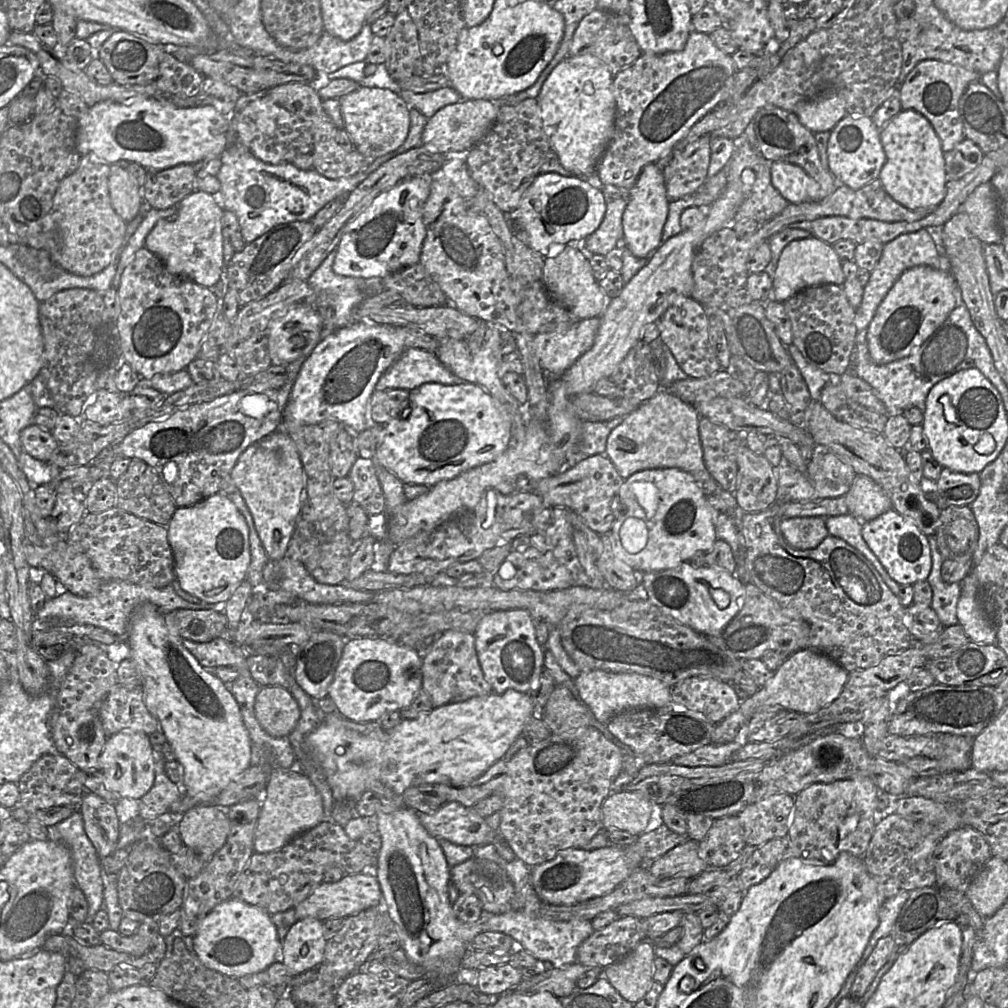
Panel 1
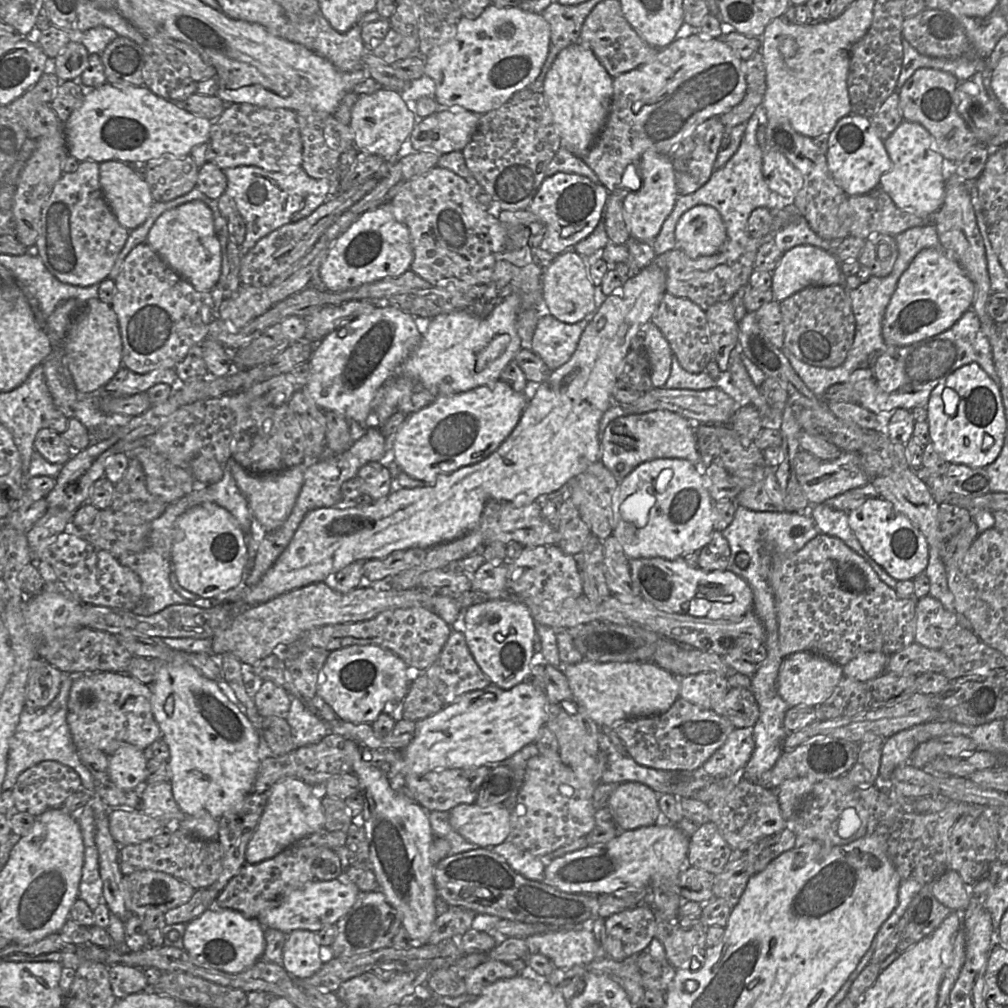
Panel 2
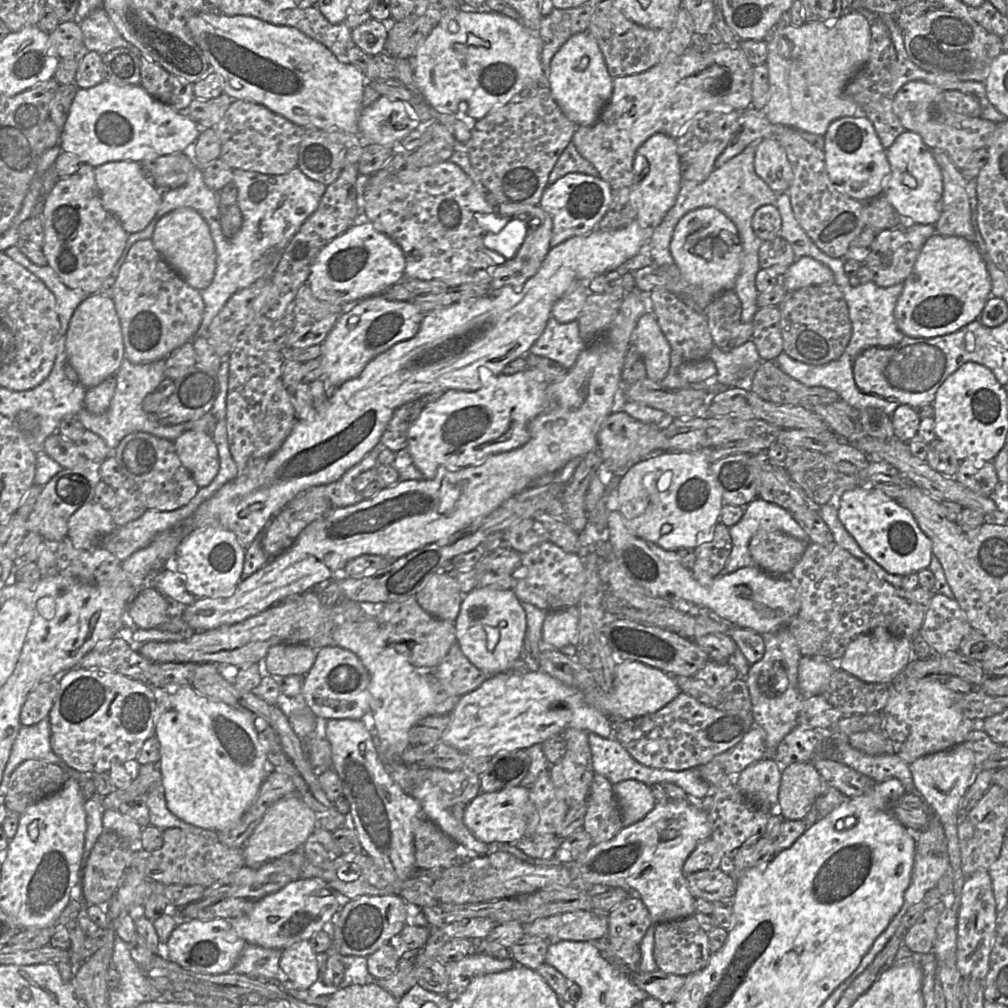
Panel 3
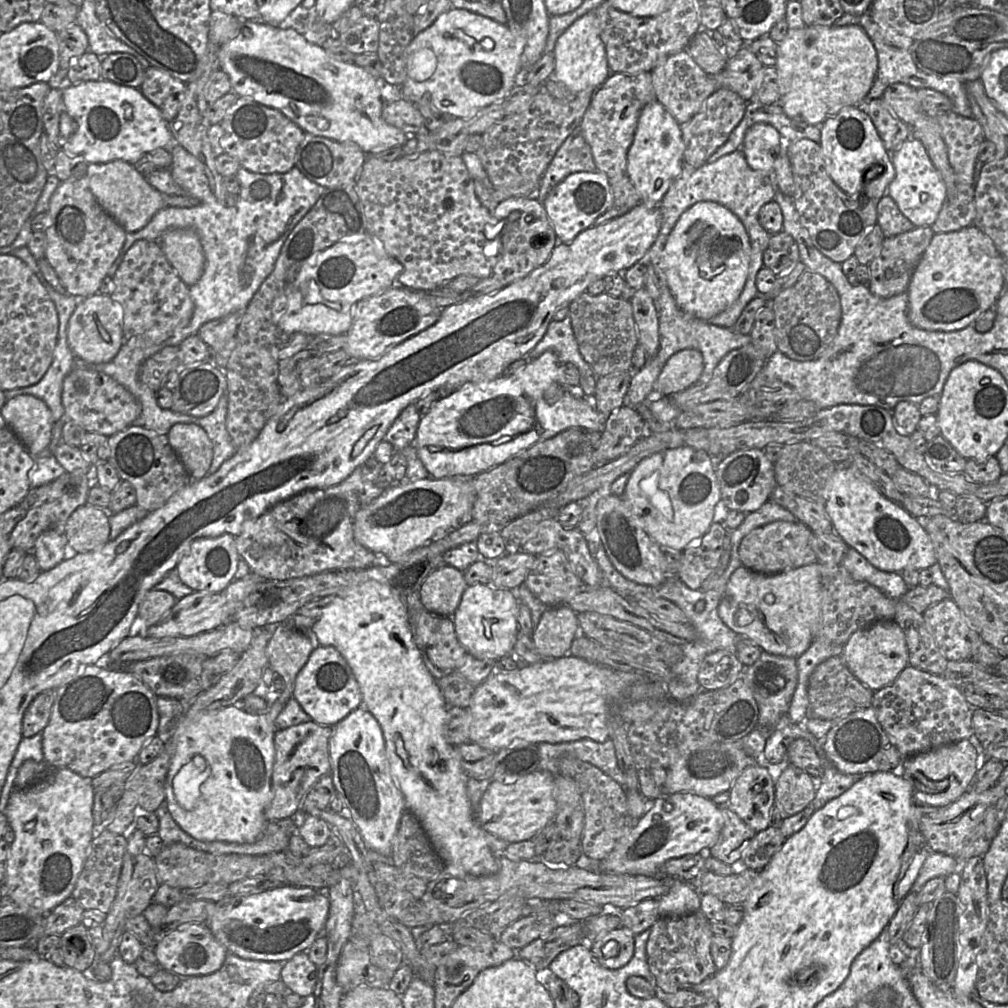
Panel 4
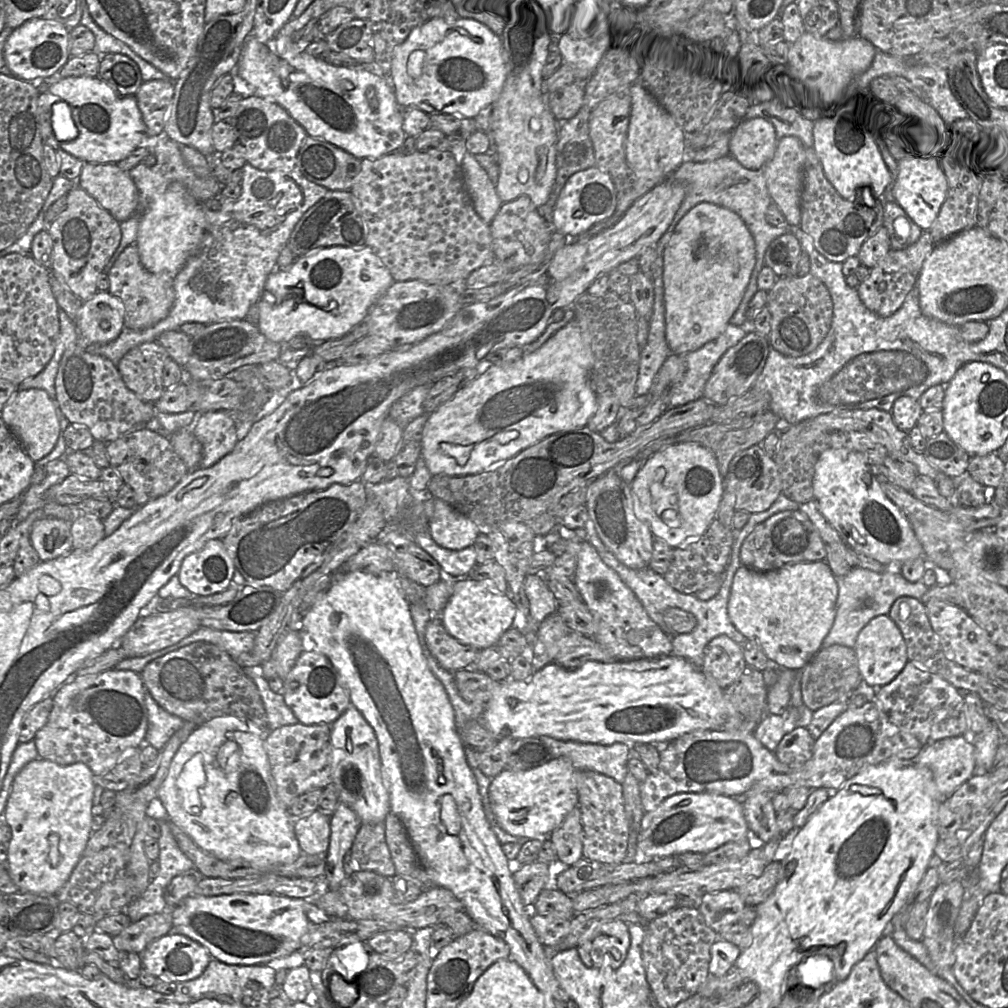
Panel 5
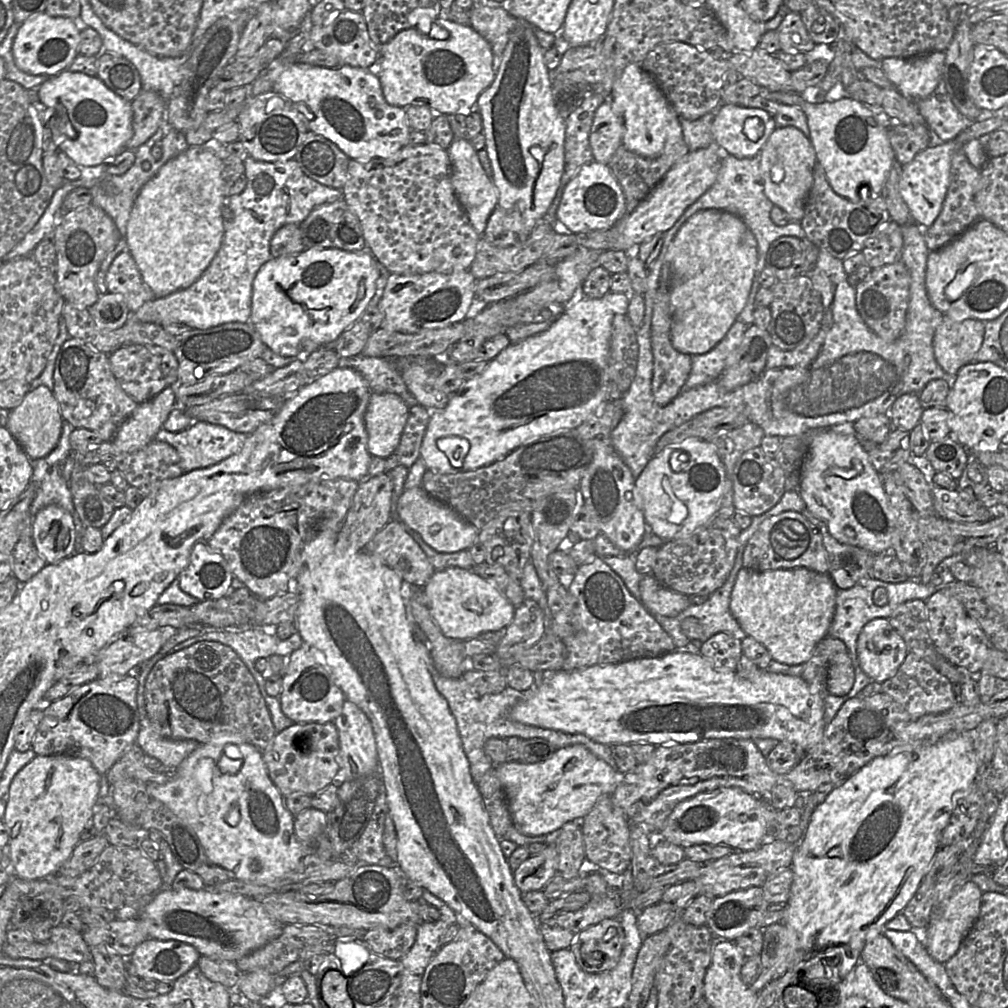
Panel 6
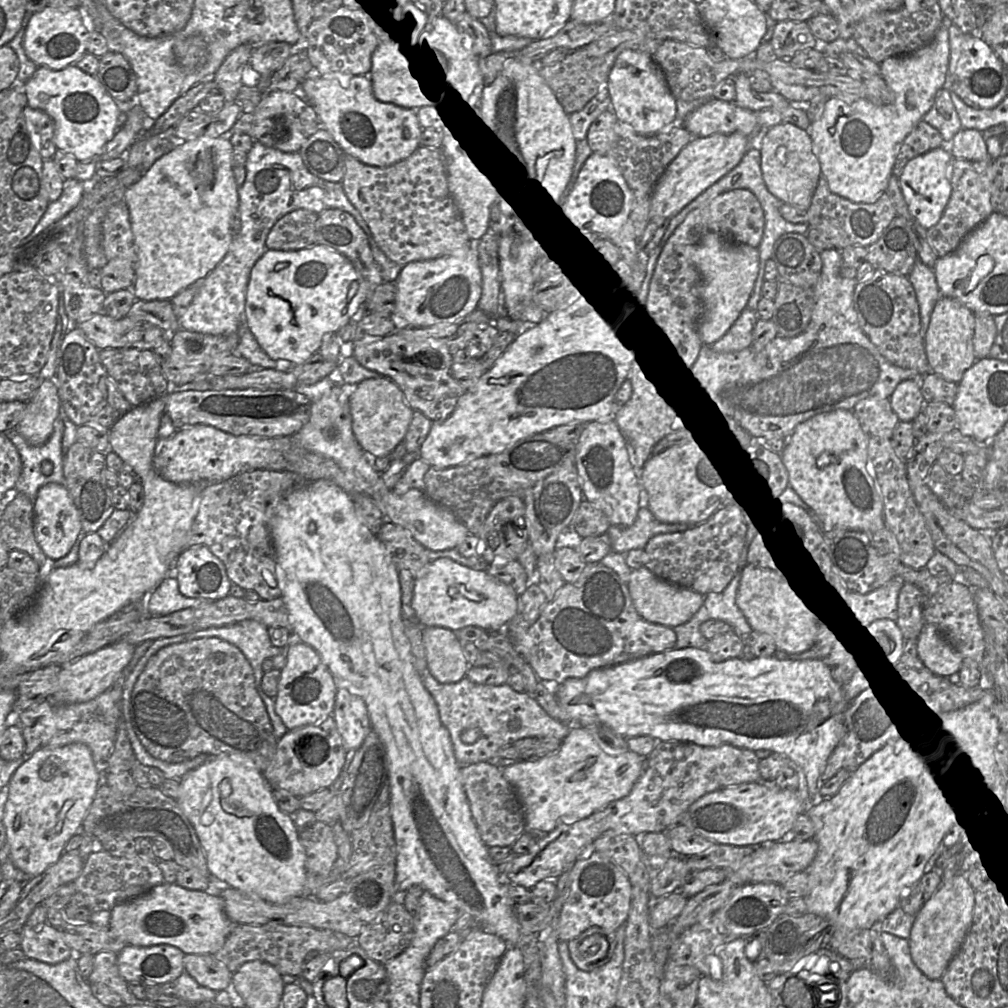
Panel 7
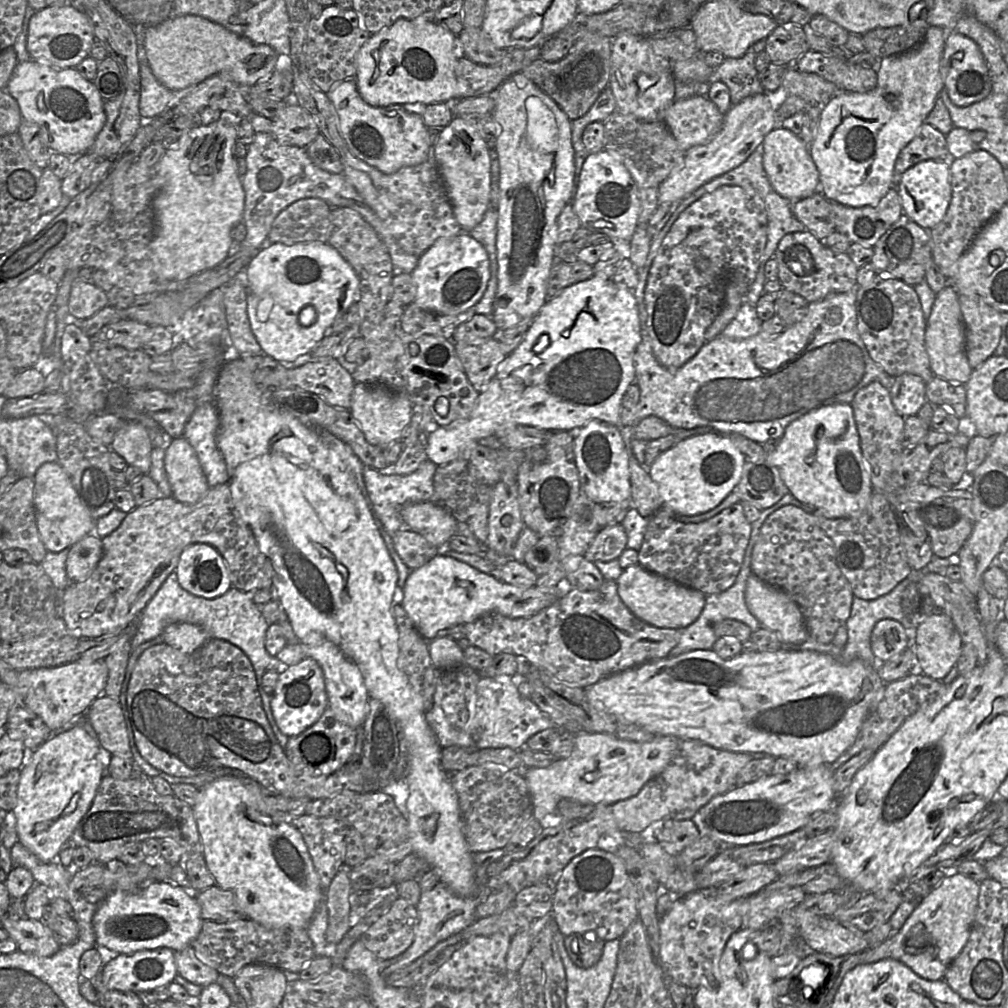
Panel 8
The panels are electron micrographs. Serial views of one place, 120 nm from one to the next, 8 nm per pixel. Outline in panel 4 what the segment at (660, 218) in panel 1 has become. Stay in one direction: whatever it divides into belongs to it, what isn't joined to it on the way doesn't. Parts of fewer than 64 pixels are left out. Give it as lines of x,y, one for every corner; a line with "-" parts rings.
658,101
647,104
639,115
627,154
627,175
640,195
641,203
659,206
671,184
682,172
684,150
681,125

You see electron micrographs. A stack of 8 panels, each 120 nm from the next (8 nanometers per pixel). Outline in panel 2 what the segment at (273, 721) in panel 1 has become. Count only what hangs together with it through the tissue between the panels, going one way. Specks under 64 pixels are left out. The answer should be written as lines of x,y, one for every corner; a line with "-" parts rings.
265,681
254,697
258,714
264,718
278,716
286,718
291,707
291,697
271,681

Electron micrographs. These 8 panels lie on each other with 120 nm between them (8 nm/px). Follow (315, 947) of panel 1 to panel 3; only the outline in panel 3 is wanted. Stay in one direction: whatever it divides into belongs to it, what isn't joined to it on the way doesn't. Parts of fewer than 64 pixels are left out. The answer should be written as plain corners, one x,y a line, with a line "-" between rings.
302,940
282,951
281,976
297,988
310,989
321,979
324,959
325,954
317,954
310,940

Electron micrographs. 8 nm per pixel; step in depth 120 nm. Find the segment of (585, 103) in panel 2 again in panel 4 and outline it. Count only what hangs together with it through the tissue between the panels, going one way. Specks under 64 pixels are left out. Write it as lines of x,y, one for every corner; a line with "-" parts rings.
595,11
581,16
558,38
553,56
555,59
553,77
573,94
587,88
599,88
607,80
611,71

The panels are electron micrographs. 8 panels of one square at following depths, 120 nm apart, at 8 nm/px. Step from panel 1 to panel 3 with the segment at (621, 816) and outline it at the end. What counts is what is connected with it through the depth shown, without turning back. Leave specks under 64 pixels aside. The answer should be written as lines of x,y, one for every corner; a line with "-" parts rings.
629,779
614,785
624,827
642,820
656,805
650,786

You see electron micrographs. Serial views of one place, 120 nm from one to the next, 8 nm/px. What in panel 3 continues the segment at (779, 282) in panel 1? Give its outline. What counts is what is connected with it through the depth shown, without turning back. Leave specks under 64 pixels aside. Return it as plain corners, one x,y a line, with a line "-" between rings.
801,257
780,278
786,292
812,285
833,285
834,274
829,267
810,257

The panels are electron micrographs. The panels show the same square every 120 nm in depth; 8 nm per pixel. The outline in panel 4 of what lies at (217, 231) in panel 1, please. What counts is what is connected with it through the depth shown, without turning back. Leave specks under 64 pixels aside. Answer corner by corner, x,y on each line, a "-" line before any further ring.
168,230
160,237
159,245
170,265
187,286
194,285
200,279
205,266
205,256
200,239
193,230

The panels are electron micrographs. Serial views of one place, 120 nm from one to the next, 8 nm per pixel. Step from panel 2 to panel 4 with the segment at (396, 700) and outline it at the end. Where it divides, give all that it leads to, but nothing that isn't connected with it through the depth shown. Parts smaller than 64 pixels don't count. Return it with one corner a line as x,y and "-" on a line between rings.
332,646
314,649
296,676
293,698
311,721
323,726
335,726
361,704
357,681
343,656

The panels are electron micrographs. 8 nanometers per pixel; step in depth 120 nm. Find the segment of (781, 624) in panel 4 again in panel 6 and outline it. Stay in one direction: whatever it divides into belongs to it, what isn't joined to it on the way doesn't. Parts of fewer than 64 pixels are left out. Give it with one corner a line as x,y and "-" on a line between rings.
743,566
731,593
730,611
743,631
763,644
774,660
799,665
811,658
817,644
828,635
835,613
837,590
829,574
805,567
754,571

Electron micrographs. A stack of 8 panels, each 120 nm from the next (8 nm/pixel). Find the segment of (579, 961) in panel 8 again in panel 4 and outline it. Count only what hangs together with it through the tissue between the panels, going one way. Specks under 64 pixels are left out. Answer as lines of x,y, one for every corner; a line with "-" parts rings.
618,927
598,935
591,943
590,951
607,969
619,969
629,963
634,954
635,935
625,927

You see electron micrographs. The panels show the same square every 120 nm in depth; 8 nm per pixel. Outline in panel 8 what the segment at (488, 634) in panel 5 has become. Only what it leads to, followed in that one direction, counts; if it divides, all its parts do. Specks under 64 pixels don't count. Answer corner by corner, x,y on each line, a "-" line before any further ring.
437,553
423,566
410,572
402,589
401,605
417,632
430,641
439,631
473,622
491,612
510,618
532,616
555,603
571,588
563,579
553,587
511,585
449,555

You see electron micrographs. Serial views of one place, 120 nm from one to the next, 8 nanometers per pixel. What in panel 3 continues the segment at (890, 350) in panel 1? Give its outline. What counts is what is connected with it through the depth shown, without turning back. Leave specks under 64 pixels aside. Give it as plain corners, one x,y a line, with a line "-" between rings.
932,235
922,246
910,275
904,281
894,316
898,328
911,337
953,333
979,319
992,296
991,279
974,242
957,236

